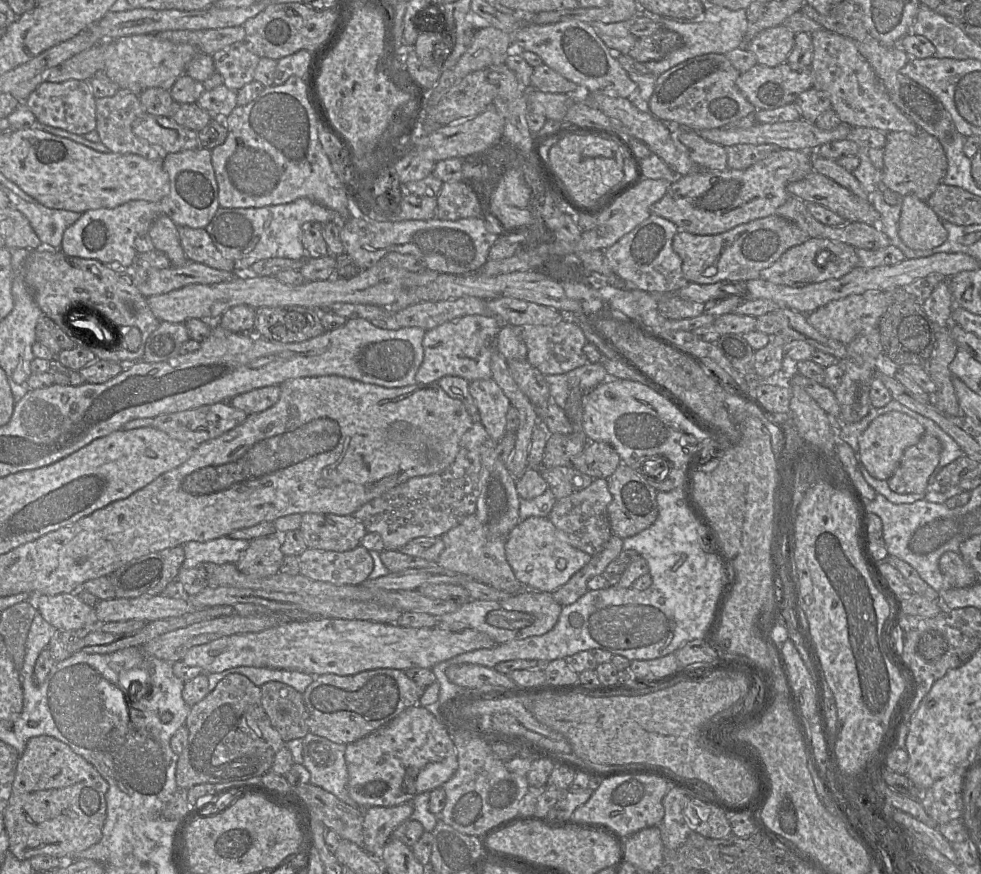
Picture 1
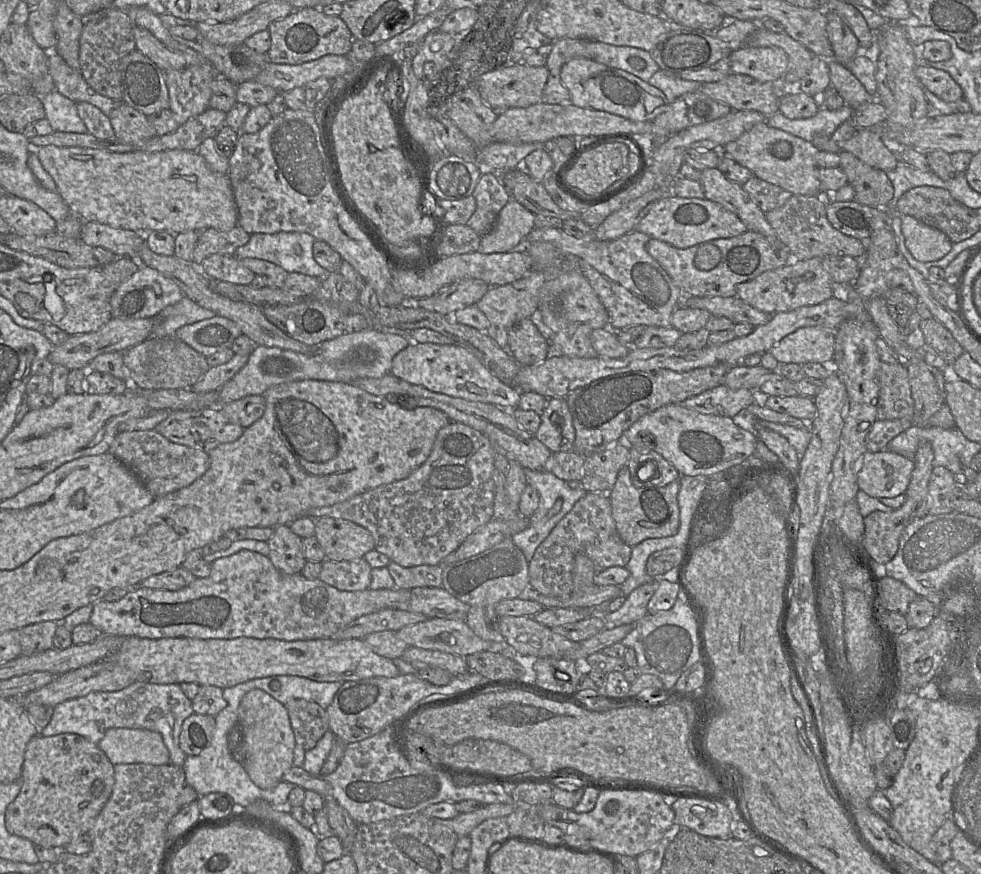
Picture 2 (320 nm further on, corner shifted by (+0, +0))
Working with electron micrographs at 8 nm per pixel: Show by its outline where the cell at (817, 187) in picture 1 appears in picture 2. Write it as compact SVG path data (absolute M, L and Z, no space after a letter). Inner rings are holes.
M767 121L756 124L719 151L748 168L754 176L779 186L792 195L811 196L822 193L818 178L819 167L816 164L816 155L820 150L812 142L769 126Z

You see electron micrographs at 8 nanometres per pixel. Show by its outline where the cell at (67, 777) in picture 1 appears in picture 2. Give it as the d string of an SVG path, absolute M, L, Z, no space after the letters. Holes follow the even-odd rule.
M74 733L38 734L27 744L21 790L6 809L5 826L34 845L63 850L92 827L114 783L114 765L98 745Z

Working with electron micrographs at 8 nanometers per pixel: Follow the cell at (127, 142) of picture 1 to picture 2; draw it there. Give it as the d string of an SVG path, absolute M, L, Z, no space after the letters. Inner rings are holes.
M54 52L48 55L48 72L53 79L55 91L76 103L90 103L107 116L122 103L96 93L80 71L72 69Z

